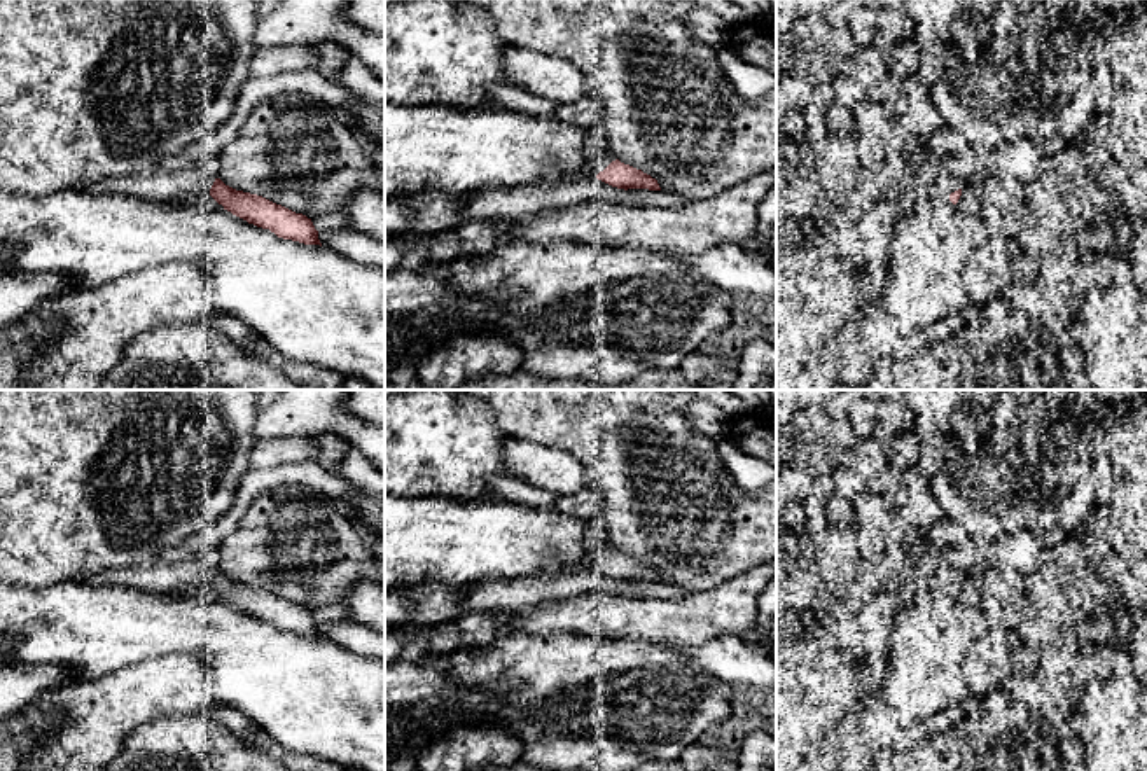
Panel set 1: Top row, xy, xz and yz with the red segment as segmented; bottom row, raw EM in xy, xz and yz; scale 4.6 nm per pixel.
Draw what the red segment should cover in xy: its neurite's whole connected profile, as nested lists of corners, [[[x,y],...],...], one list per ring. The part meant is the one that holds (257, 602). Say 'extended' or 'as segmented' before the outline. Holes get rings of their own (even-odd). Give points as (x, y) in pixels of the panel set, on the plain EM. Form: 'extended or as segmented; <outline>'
extended; [[[194,559],[185,563],[152,563],[124,570],[105,570],[86,575],[87,584],[115,584],[138,587],[149,593],[170,593],[208,584],[224,601],[262,621],[269,621],[278,629],[304,636],[320,636],[318,622],[311,610],[276,596],[262,587],[236,582],[220,570],[208,570]]]

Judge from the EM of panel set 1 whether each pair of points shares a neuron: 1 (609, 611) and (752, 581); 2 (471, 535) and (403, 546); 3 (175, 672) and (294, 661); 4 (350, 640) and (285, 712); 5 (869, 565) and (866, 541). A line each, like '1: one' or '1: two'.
1: one
2: one
3: two
4: two
5: one

